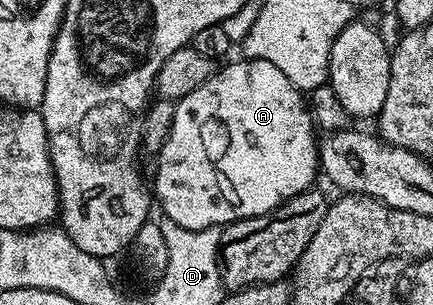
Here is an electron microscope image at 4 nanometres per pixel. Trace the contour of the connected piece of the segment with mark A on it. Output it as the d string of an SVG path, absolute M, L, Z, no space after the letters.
M239 60L225 69L217 68L216 74L206 79L202 87L194 87L190 95L175 102L170 133L155 158L154 197L158 209L181 227L223 227L247 217L266 215L294 195L313 188L312 180L318 177L317 130L301 91L274 64Z

